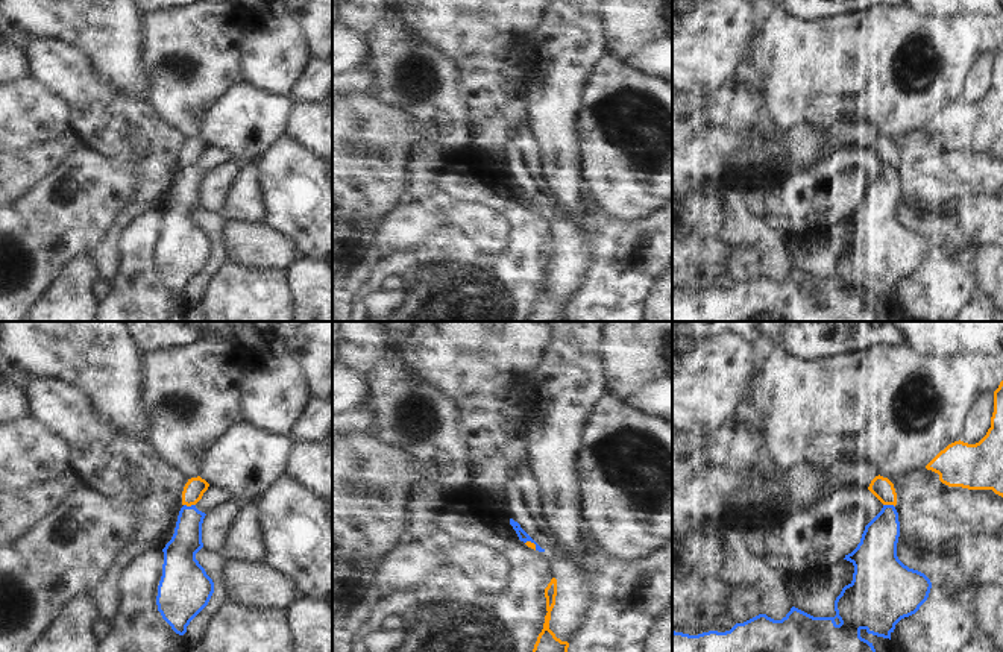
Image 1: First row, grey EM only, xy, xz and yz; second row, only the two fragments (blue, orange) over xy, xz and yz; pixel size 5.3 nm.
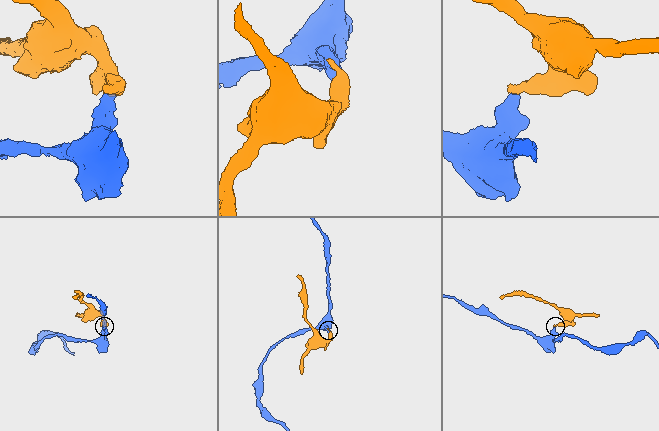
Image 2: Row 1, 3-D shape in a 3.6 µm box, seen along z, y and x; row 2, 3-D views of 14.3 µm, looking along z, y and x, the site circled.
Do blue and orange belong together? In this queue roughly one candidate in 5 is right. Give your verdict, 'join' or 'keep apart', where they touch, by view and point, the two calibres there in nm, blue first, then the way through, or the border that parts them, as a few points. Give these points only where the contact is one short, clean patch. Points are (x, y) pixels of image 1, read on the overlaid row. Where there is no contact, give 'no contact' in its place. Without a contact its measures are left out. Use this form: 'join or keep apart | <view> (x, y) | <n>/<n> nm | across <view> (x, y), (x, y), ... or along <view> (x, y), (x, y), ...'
keep apart | xy (191, 505) | 160/110 nm

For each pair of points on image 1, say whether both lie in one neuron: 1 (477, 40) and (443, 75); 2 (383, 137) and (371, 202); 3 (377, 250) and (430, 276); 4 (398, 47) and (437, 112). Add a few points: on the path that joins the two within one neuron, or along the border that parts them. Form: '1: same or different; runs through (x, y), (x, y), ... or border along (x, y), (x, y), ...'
1: different; border along (425, 43), (439, 47), (457, 64), (465, 97)
2: same; runs through (371, 153), (371, 185)
3: different; border along (422, 243), (390, 253), (375, 263)
4: same; runs through (395, 67), (396, 87), (408, 99), (418, 102)

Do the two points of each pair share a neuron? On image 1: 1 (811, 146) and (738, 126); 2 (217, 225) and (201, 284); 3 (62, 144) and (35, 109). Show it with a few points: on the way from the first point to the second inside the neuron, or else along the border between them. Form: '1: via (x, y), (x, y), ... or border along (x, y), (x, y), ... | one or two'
1: via (792, 146), (771, 146), (756, 135) | one
2: via (219, 240), (219, 260), (213, 269) | one
3: border along (73, 131), (25, 150) | two

